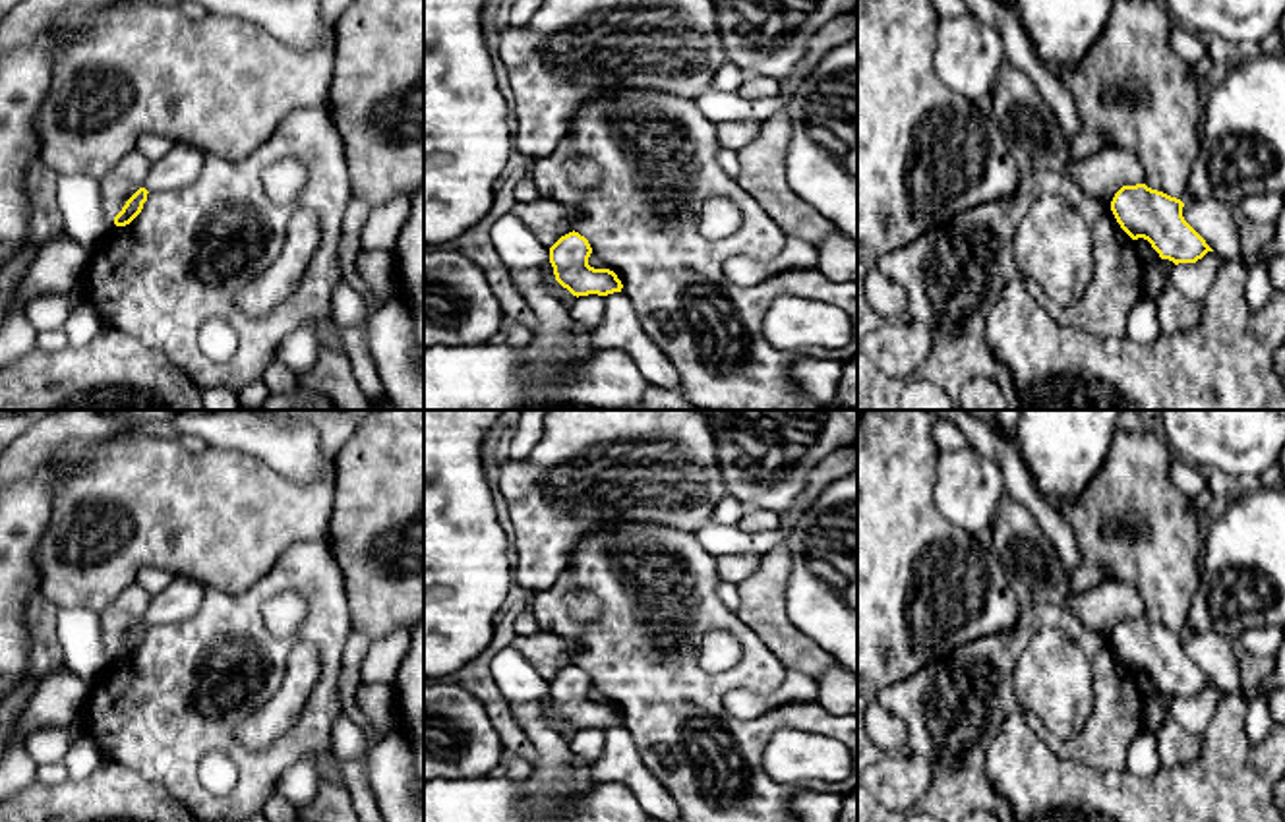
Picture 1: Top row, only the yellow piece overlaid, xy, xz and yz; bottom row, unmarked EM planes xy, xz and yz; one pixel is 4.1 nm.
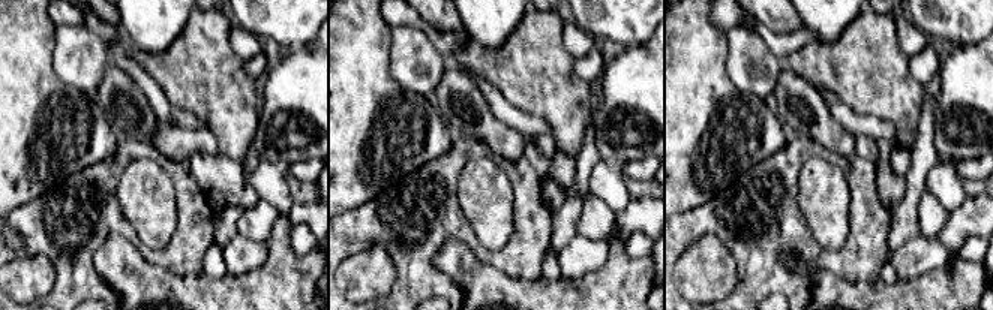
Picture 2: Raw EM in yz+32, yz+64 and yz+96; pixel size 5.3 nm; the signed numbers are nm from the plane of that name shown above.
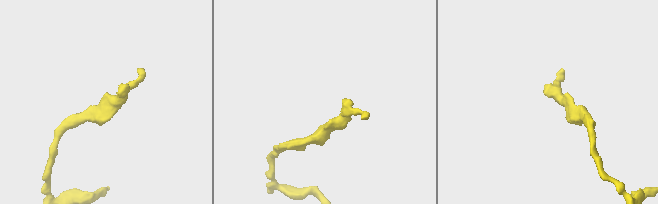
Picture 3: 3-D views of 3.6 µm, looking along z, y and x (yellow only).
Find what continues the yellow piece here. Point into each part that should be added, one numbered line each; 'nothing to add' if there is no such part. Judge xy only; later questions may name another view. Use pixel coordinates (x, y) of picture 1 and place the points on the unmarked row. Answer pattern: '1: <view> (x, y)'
1: xy (182, 598)

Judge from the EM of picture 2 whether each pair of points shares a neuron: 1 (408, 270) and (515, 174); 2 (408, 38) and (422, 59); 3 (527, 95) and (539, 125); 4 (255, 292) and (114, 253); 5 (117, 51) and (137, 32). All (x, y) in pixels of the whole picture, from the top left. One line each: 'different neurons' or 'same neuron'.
1: same neuron
2: same neuron
3: different neurons
4: same neuron
5: different neurons

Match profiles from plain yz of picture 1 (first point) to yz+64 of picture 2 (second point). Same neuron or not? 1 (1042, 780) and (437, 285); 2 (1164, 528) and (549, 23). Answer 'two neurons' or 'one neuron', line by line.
1: two neurons
2: one neuron

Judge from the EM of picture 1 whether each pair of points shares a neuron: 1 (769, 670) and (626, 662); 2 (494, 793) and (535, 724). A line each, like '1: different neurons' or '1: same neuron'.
1: same neuron
2: same neuron

